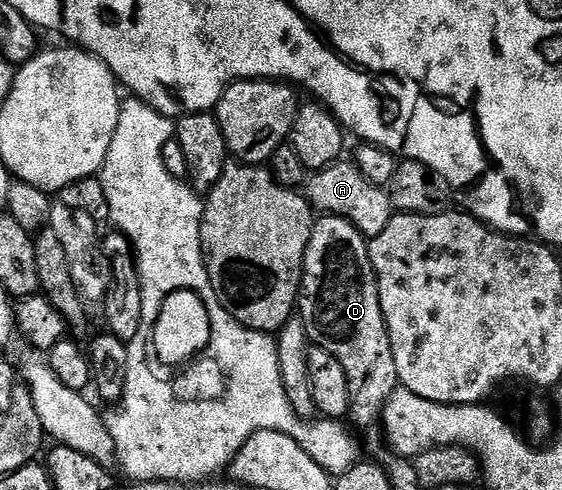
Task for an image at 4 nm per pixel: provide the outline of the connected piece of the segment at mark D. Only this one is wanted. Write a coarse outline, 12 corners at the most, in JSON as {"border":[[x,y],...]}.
{"border":[[315,219],[296,308],[344,366],[349,423],[399,382],[370,245]]}

